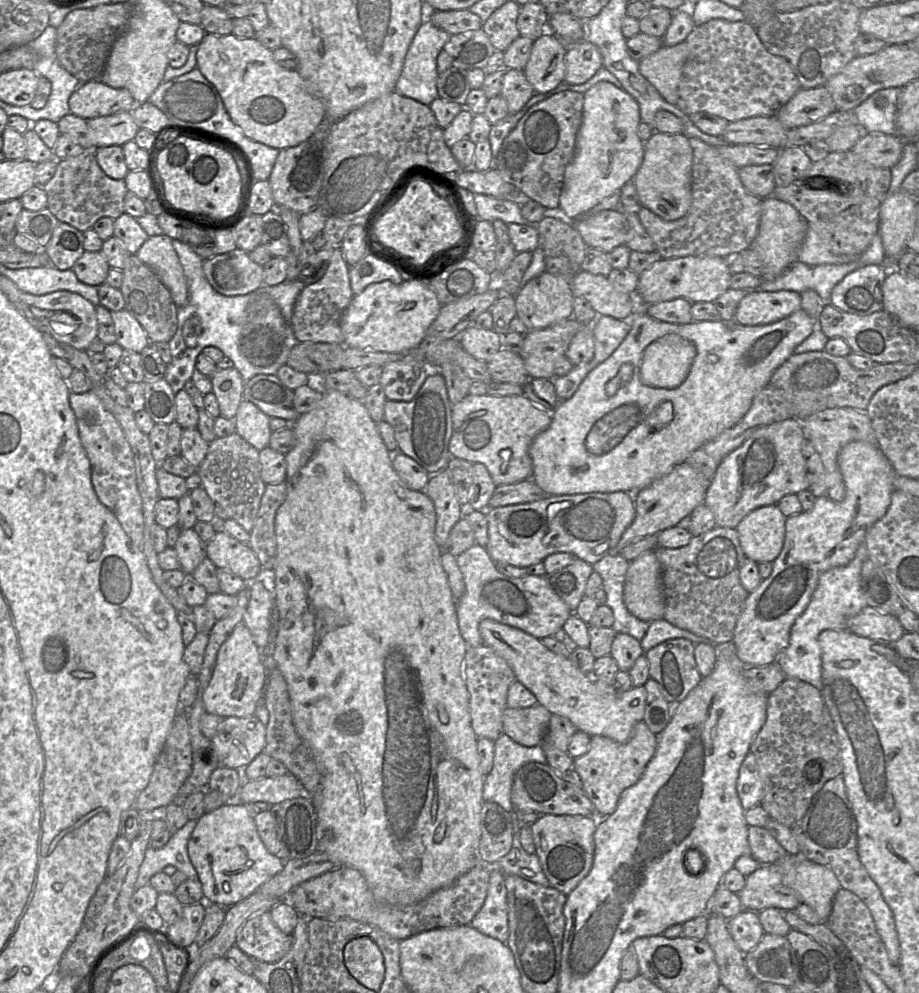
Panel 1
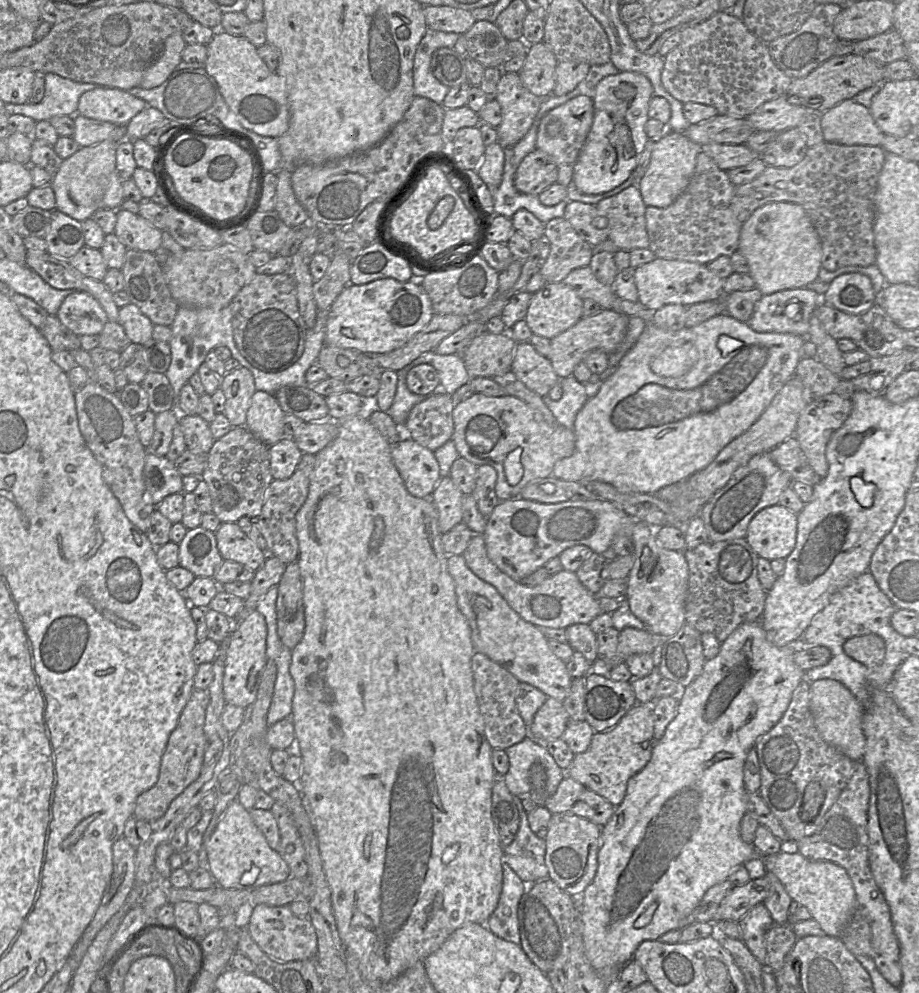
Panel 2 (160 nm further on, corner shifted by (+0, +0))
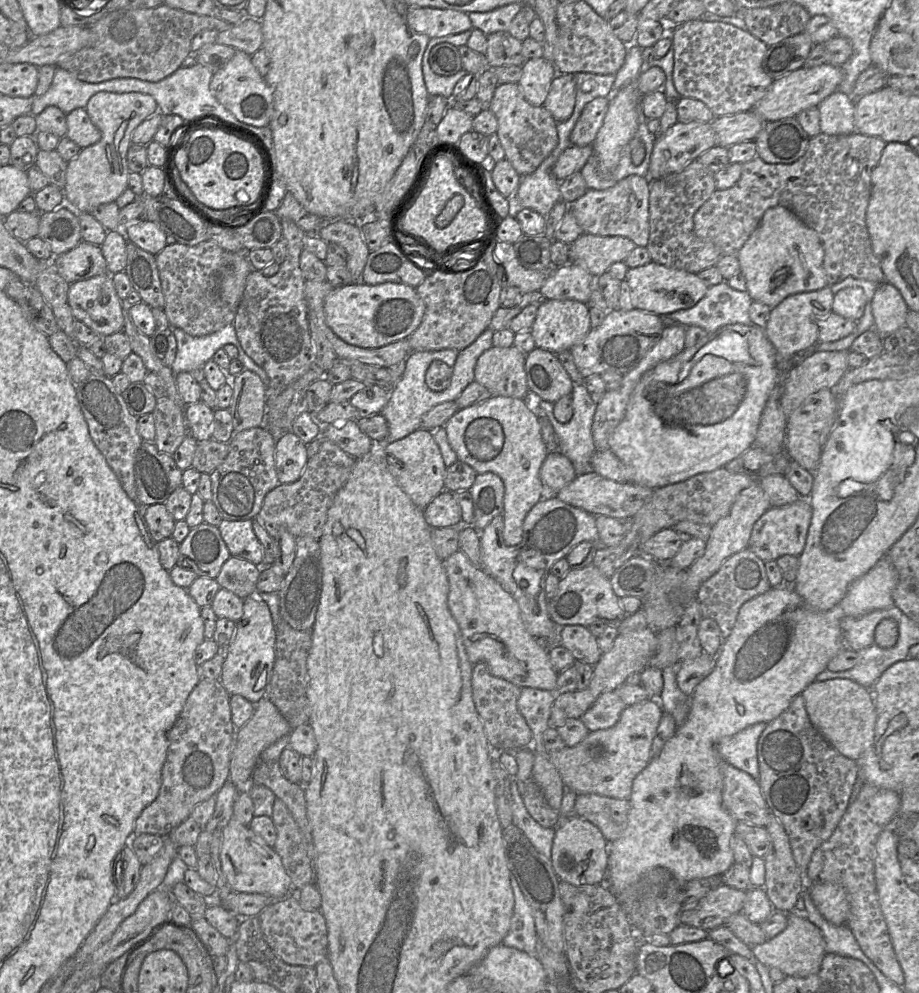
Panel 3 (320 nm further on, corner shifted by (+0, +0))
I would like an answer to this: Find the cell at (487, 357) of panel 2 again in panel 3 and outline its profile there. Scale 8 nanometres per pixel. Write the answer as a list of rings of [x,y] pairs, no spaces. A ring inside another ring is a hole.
[[[515,345],[492,346],[477,360],[475,380],[487,388],[492,396],[529,400],[531,397],[525,372],[525,357]]]

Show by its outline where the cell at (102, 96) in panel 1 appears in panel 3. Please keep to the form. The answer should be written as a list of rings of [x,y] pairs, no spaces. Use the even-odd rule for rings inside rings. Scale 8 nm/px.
[[[100,91],[91,96],[85,109],[101,137],[95,144],[82,148],[76,157],[67,162],[62,190],[64,205],[72,205],[79,213],[91,213],[101,204],[114,202],[128,188],[127,151],[132,144],[132,132],[142,121],[158,112],[158,105],[149,94]]]

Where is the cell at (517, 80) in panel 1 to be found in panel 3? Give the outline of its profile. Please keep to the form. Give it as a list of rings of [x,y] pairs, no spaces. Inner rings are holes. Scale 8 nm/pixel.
[[[499,83],[489,109],[497,119],[497,135],[505,159],[519,175],[533,173],[558,144],[557,121],[544,106],[534,106],[524,97],[518,83]]]

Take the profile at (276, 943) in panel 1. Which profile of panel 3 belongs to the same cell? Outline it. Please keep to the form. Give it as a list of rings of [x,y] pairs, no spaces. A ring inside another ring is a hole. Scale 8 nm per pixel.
[[[298,897],[275,900],[258,914],[264,937],[274,953],[290,965],[316,967],[327,958],[327,924],[321,910],[304,910]]]

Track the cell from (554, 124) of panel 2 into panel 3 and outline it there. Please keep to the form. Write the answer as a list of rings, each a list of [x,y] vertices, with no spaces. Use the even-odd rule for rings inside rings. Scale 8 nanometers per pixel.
[[[597,97],[583,108],[570,134],[570,144],[579,147],[591,145],[602,126],[608,109],[609,97]]]

